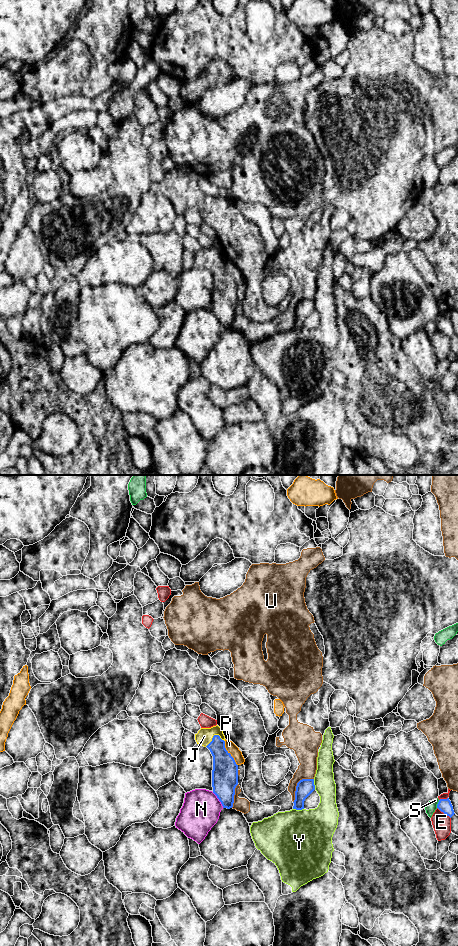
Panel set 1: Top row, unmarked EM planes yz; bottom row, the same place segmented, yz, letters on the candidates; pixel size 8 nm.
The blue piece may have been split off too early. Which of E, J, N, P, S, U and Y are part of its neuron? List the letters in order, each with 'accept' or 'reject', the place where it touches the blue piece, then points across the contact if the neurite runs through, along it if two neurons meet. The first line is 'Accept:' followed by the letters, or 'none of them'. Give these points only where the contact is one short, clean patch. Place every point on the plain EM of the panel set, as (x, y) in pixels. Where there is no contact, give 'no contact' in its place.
Accept: J
E: reject; meets blue in yz at (444, 333)
J: accept; meets blue in yz at (213, 256)
N: reject; meets blue in yz at (219, 320)
P: reject; meets blue in yz at (229, 273)
S: reject; meets blue in yz at (437, 324)
U: reject; meets blue in yz at (297, 305)
Y: reject; meets blue in yz at (313, 304)

